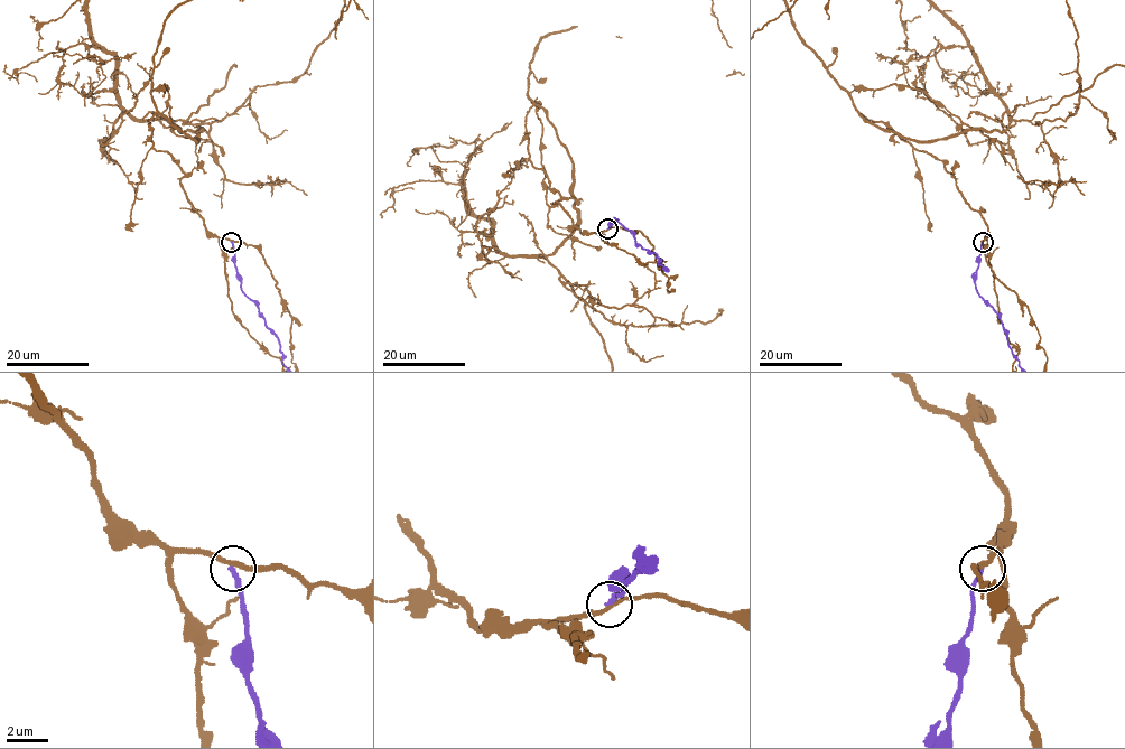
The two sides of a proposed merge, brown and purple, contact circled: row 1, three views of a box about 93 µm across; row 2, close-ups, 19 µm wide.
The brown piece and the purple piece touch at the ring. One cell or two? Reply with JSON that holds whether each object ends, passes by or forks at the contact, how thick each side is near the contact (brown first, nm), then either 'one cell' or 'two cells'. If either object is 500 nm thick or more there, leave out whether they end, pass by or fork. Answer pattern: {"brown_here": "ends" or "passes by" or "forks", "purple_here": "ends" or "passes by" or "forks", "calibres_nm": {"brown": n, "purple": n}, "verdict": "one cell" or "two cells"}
{"brown_here": "passes by", "purple_here": "ends", "calibres_nm": {"brown": 190, "purple": 200}, "verdict": "two cells"}

